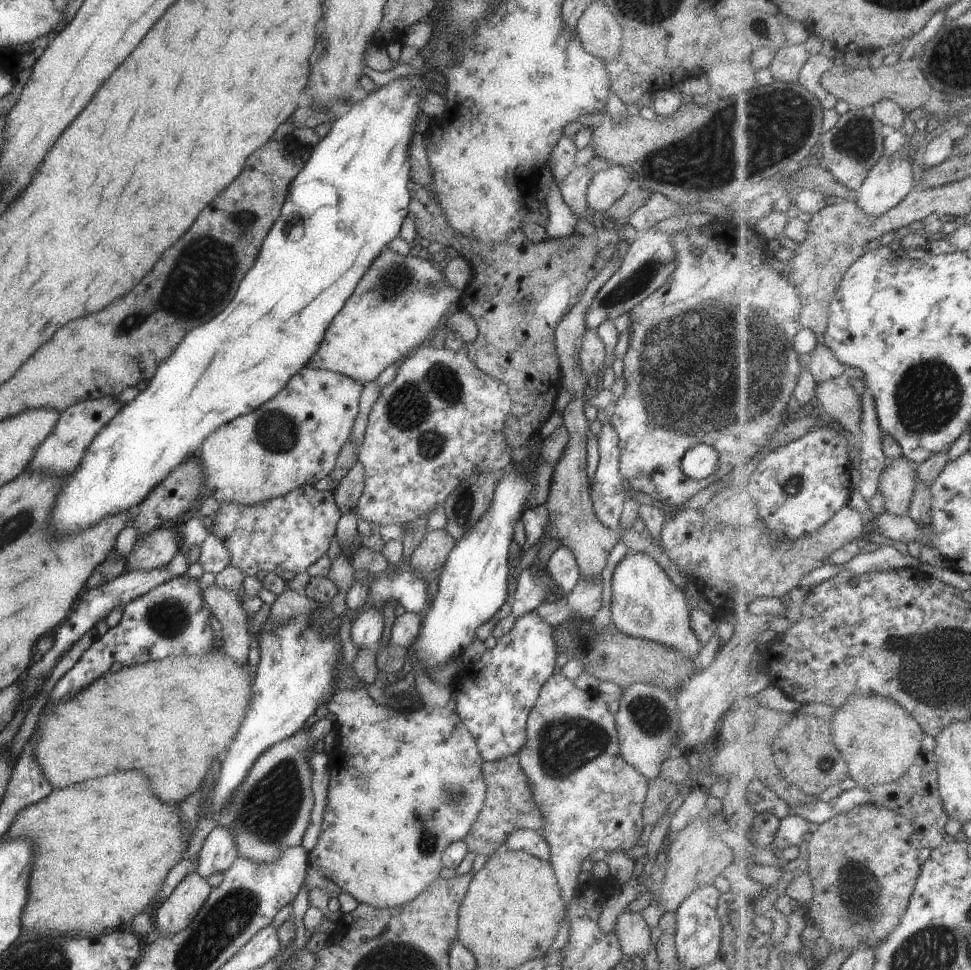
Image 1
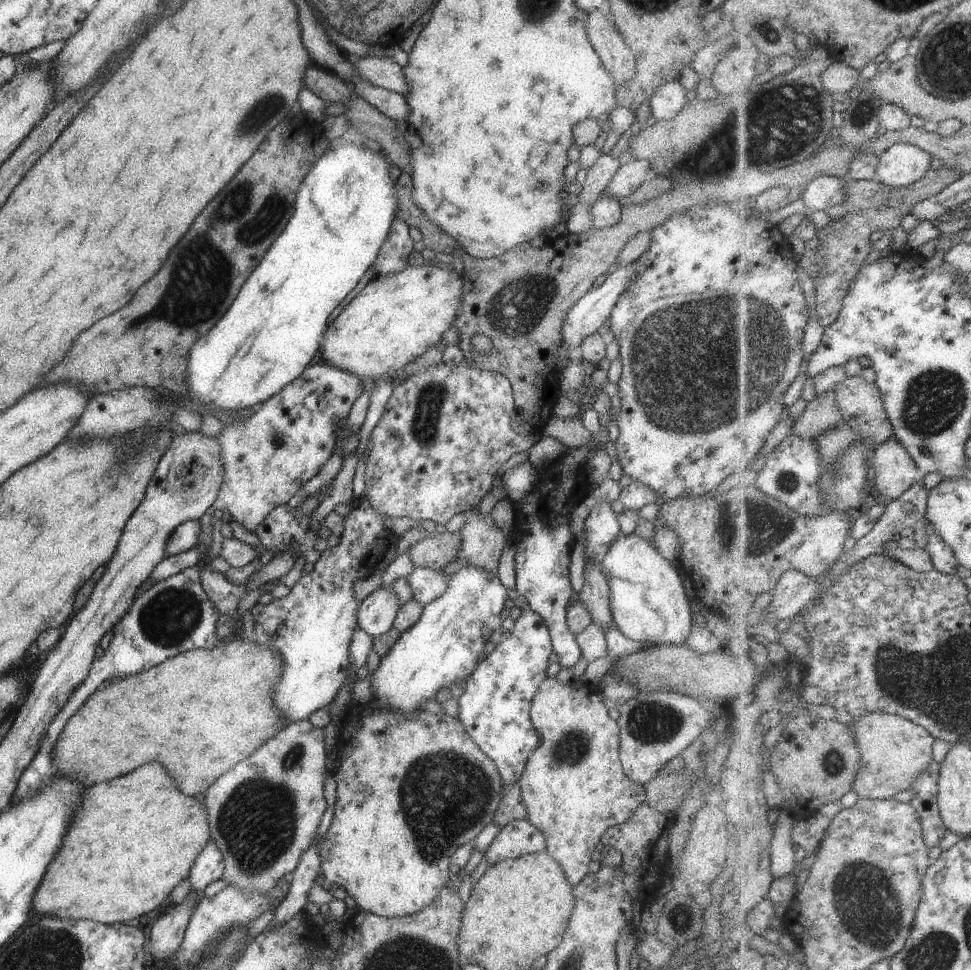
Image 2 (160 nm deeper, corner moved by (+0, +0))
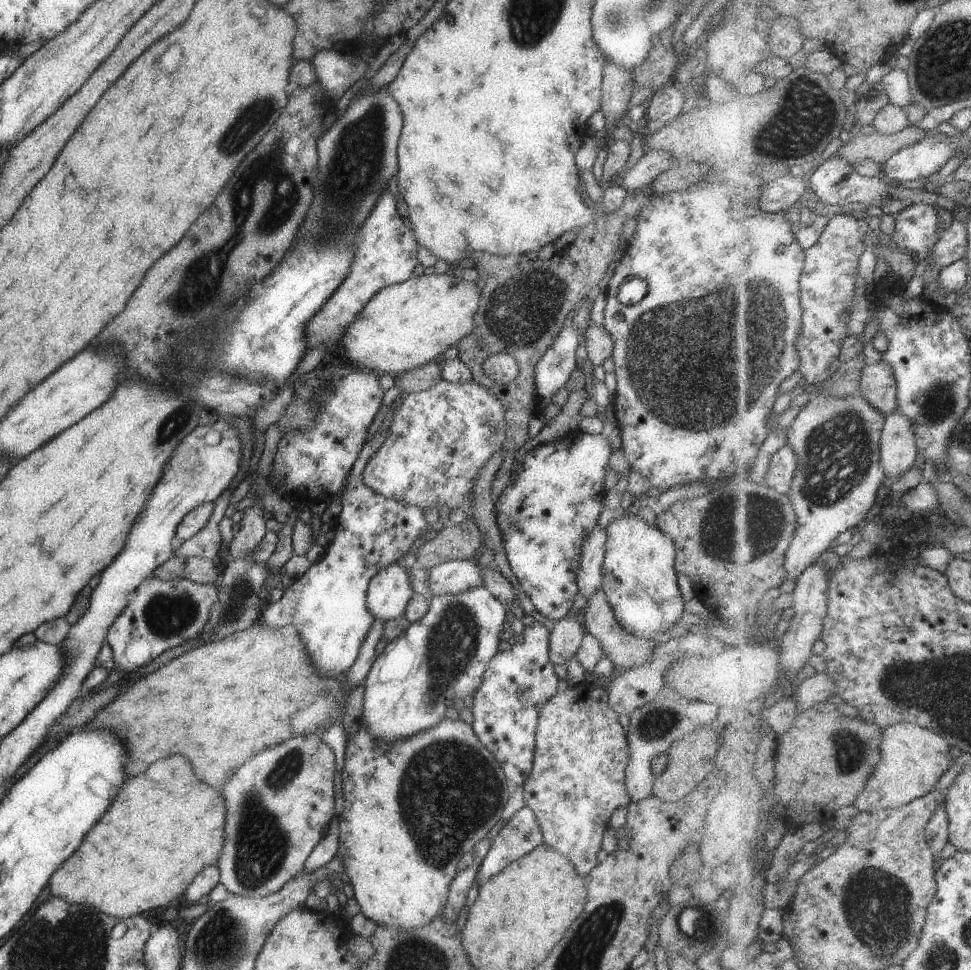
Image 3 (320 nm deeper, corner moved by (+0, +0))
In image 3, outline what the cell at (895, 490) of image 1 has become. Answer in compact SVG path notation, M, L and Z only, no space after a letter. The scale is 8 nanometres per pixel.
M895 409L887 418L882 432L882 467L888 483L895 482L915 466L918 444L913 423Z

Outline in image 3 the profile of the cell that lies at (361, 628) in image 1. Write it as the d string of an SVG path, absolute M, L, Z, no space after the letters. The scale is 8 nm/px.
M397 562L380 568L368 582L366 607L374 619L397 618L404 613L407 601L413 594L407 569Z

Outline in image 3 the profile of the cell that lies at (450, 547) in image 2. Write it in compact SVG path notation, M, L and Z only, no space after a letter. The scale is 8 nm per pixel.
M471 516L459 524L446 523L436 536L417 549L415 566L428 570L453 559L471 559L480 548L482 534Z

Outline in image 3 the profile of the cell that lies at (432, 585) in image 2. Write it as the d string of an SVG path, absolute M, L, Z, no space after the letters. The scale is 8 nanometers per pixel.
M473 558L445 561L427 571L427 584L433 595L463 593L483 584L482 572Z

